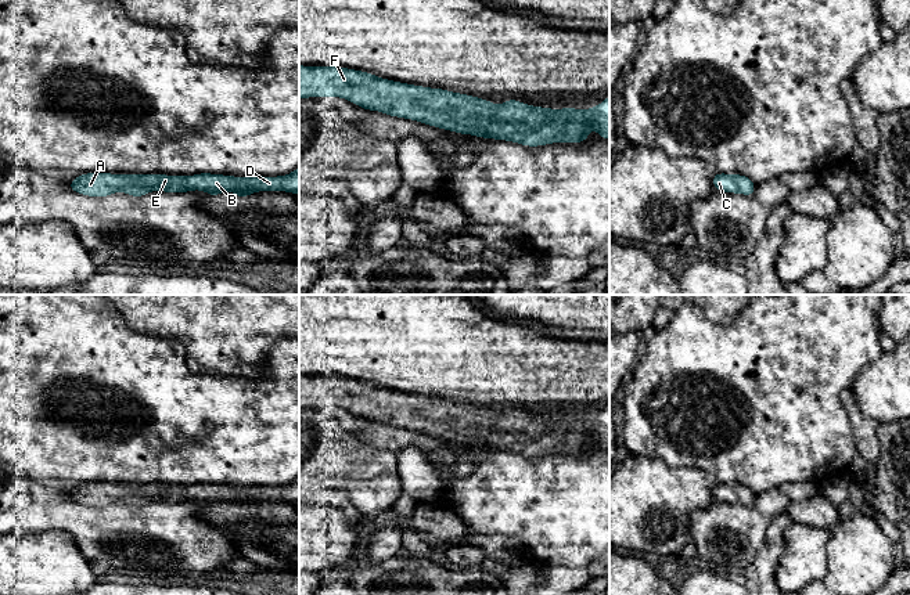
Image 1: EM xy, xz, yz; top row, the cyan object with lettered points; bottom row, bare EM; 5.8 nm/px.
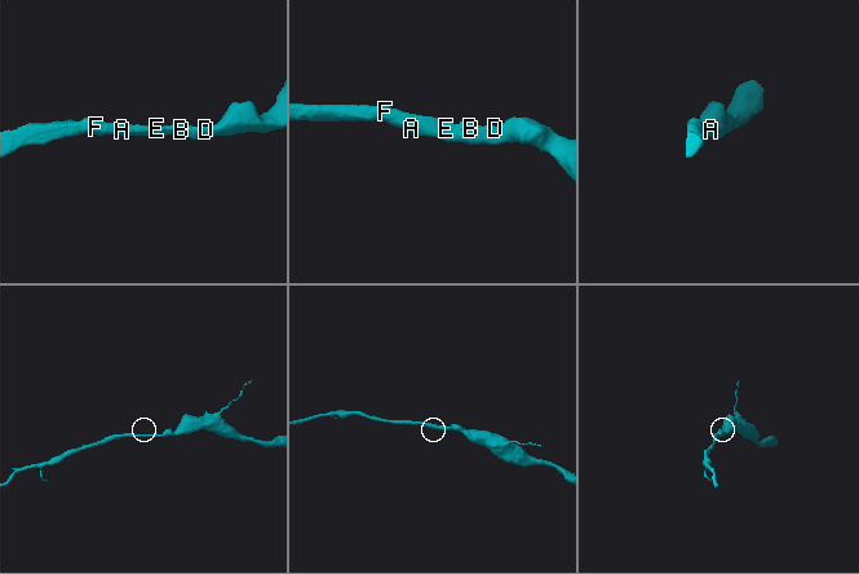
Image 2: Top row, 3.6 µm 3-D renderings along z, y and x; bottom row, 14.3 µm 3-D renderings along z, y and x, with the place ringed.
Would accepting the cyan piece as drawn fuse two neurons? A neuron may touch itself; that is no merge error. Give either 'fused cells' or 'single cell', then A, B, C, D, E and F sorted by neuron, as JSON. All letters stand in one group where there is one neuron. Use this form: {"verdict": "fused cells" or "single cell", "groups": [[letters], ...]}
{"verdict": "single cell", "groups": [["A", "B", "C", "D", "E", "F"]]}

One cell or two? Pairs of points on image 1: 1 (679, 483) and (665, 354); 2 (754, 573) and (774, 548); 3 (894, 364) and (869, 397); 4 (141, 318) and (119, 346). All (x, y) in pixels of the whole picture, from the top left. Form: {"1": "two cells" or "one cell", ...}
{"1": "two cells", "2": "one cell", "3": "one cell", "4": "two cells"}

